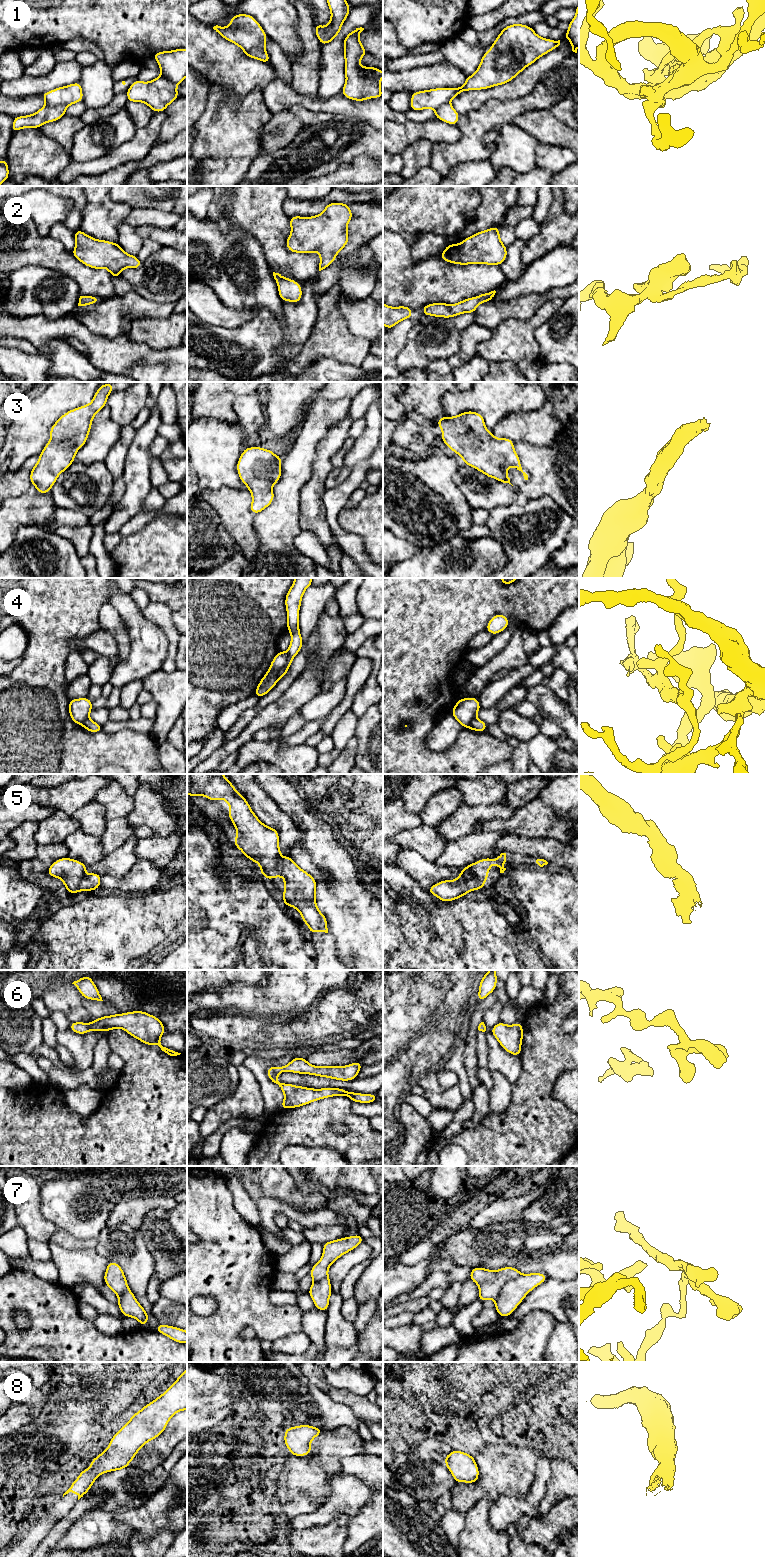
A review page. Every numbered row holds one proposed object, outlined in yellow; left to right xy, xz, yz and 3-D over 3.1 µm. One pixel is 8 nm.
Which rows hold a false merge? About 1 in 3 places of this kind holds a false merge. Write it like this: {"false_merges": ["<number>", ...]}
{"false_merges": ["1", "4", "7"]}

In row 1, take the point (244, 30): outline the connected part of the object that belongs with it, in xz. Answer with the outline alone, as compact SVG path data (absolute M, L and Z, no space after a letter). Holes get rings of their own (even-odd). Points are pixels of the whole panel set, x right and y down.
M237 14L230 19L227 27L214 26L213 29L227 41L242 50L262 50L266 52L267 34L257 20L248 14Z

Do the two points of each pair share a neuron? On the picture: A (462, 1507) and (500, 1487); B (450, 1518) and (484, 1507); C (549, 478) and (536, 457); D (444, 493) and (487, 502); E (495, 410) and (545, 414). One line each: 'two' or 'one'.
A: one
B: two
C: one
D: two
E: two

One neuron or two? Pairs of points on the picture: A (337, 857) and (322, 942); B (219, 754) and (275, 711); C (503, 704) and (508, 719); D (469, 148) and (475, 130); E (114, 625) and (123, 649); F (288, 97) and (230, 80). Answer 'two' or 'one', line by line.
A: two
B: one
C: two
D: one
E: one
F: two

